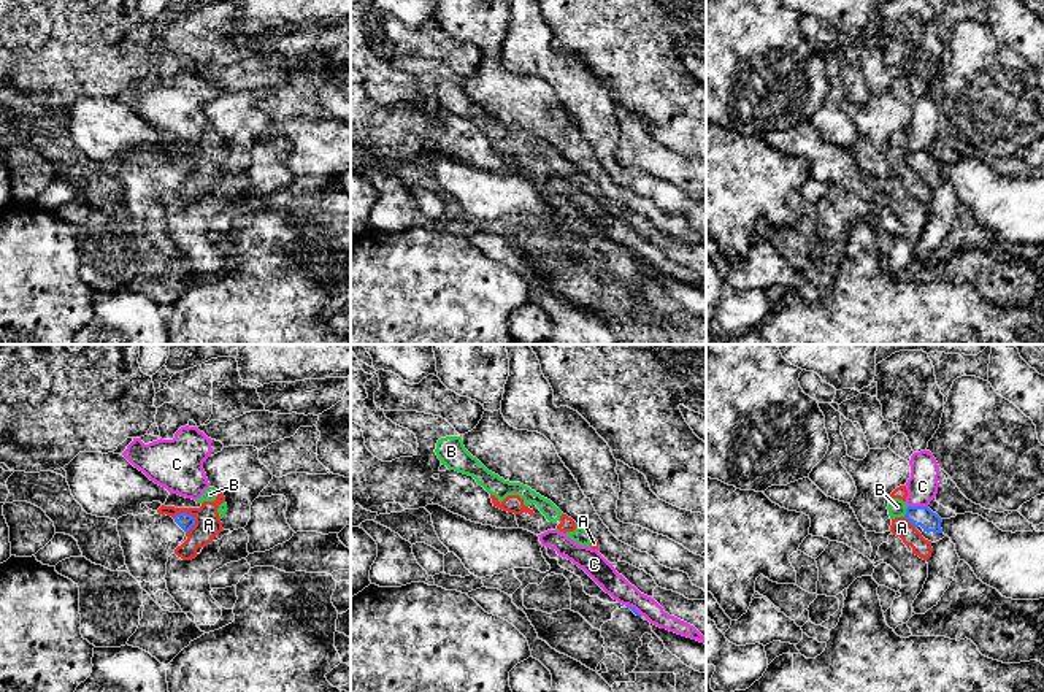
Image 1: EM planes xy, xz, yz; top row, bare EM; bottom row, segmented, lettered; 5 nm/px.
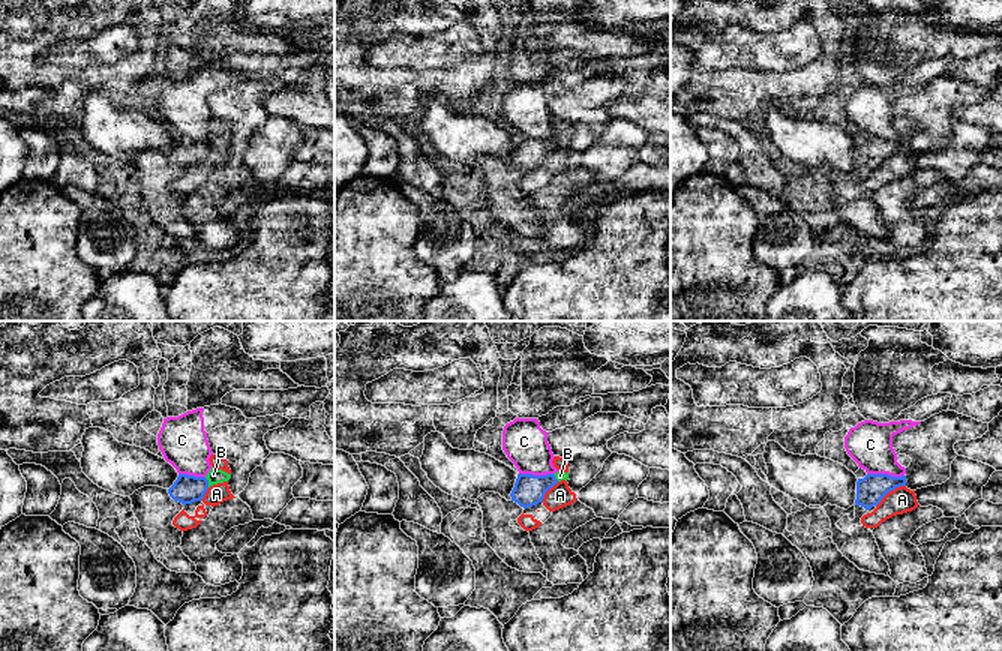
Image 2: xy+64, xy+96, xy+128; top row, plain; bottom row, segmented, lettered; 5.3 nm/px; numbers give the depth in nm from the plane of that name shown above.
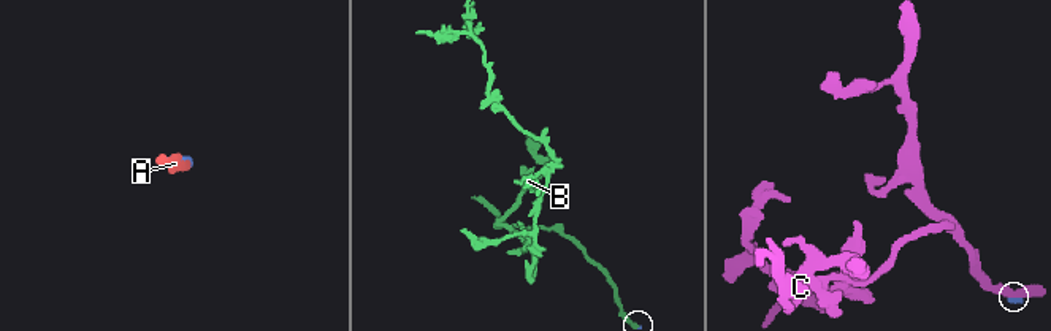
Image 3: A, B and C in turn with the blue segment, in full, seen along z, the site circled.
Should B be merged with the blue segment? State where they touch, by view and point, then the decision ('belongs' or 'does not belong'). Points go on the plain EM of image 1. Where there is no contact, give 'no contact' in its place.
meets blue in yz at (906, 156); does not belong

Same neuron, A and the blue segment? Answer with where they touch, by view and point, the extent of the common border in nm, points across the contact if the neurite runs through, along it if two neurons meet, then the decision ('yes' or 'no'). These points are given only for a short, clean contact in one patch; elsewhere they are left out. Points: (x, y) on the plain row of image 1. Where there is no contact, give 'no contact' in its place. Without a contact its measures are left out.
xy (194, 164) | 130 nm | no

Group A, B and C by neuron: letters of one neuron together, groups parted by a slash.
A B / C

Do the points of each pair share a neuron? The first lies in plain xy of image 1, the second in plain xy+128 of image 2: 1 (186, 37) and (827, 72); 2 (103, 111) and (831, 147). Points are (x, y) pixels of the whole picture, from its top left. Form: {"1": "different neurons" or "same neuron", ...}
{"1": "different neurons", "2": "same neuron"}

